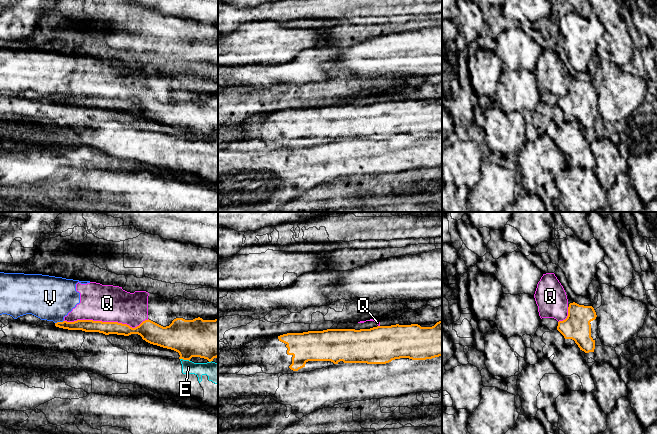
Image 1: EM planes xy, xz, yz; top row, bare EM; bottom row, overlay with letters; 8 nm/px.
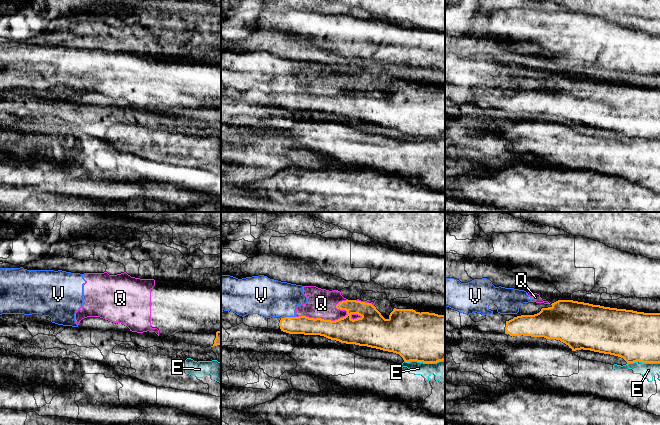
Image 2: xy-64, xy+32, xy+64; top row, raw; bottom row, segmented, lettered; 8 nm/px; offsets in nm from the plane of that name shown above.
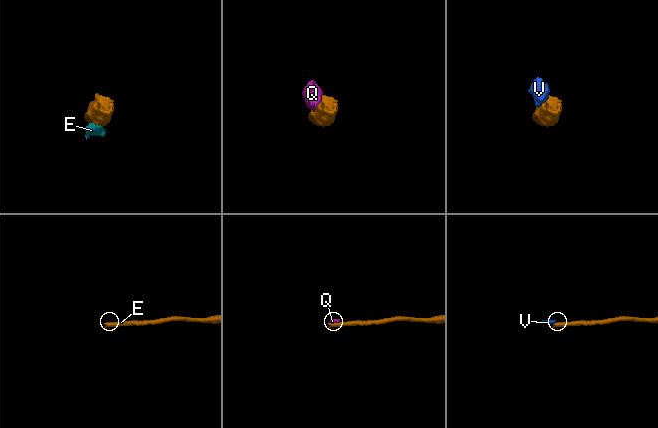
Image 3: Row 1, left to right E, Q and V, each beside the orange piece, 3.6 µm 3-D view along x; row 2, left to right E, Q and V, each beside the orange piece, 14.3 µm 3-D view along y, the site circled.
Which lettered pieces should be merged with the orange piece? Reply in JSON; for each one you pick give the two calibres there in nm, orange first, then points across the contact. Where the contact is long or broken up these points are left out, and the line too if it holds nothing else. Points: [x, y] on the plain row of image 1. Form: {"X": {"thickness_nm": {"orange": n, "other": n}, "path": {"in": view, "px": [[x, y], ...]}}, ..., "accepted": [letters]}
{"accepted": []}

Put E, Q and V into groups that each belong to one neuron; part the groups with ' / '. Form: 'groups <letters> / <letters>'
groups E / Q V

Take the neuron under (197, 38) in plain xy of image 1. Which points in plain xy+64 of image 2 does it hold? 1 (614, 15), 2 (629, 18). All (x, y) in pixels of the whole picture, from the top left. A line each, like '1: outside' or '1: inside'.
1: outside
2: outside

